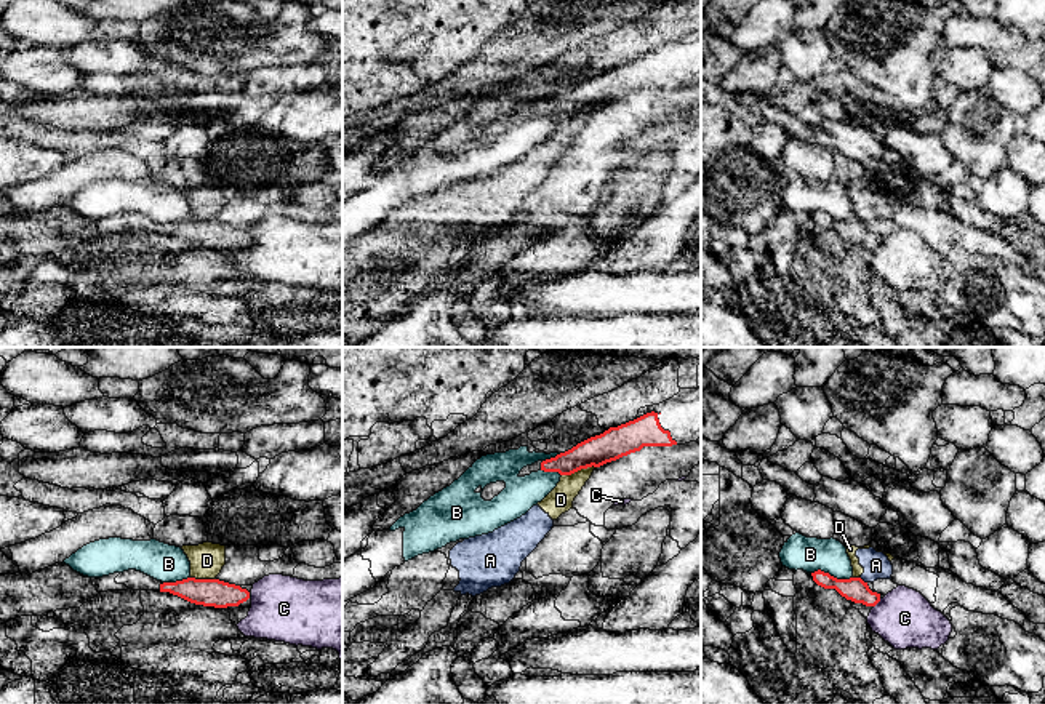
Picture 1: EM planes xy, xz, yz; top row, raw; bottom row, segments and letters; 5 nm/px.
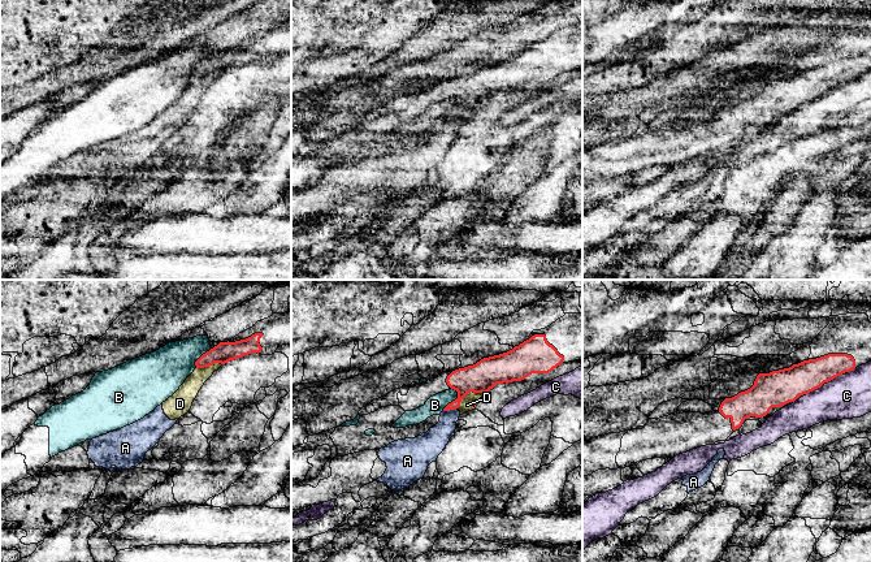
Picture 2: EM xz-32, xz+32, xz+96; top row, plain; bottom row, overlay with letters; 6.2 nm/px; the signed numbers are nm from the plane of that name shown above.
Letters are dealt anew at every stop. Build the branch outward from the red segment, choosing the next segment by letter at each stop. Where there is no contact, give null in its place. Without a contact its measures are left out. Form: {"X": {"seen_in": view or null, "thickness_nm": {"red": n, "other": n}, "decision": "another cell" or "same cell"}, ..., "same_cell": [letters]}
{"A": {"seen_in": "yz", "thickness_nm": {"red": 120, "other": 130}, "decision": "another cell"}, "B": {"seen_in": "yz", "thickness_nm": {"red": 120, "other": 180}, "decision": "another cell"}, "C": {"seen_in": "yz", "thickness_nm": {"red": 120, "other": 300}, "decision": "another cell"}, "D": {"seen_in": "xz", "thickness_nm": {"red": 160, "other": 130}, "decision": "another cell"}, "same_cell": []}

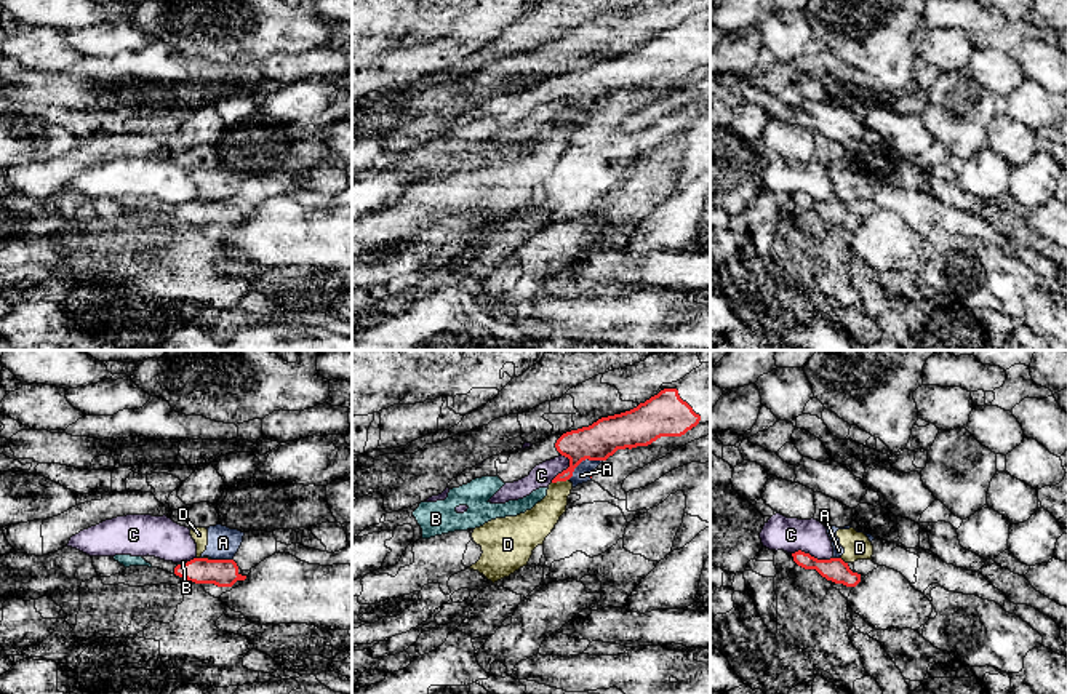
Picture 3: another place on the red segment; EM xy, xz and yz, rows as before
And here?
{"A": {"seen_in": "xz", "thickness_nm": {"red": 190, "other": 80}, "decision": "another cell"}, "B": {"seen_in": "xy", "thickness_nm": {"red": 140, "other": 20}, "decision": "same cell"}, "C": {"seen_in": "yz", "thickness_nm": {"red": 120, "other": 180}, "decision": "another cell"}, "D": {"seen_in": "xz", "thickness_nm": {"red": 170, "other": 160}, "decision": "another cell"}, "same_cell": ["B"]}

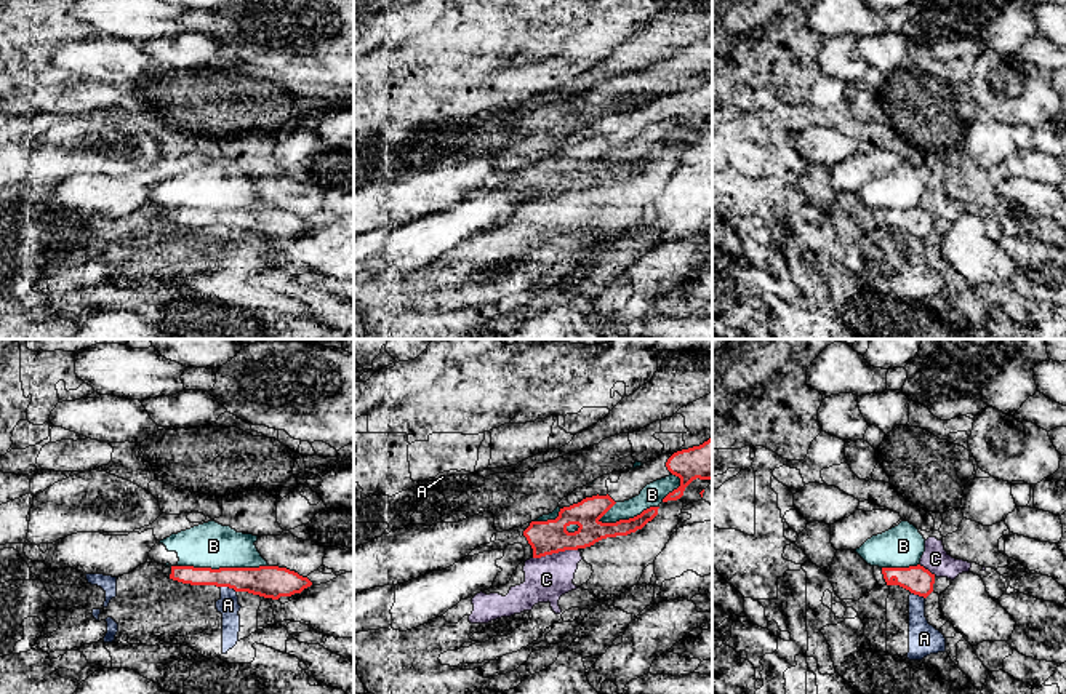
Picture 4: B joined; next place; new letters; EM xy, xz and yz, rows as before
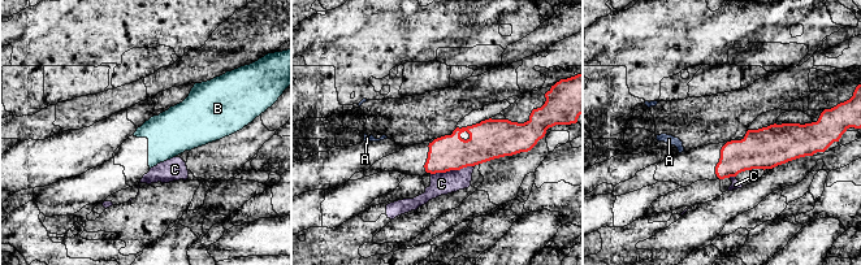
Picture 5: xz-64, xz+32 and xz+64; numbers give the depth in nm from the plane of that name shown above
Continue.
{"A": {"seen_in": "xy", "thickness_nm": {"red": 160, "other": 100}, "decision": "another cell"}, "B": {"seen_in": "xy", "thickness_nm": {"red": 160, "other": 220}, "decision": "another cell"}, "C": {"seen_in": "xz", "thickness_nm": {"red": 170, "other": 220}, "decision": "another cell"}, "same_cell": []}

